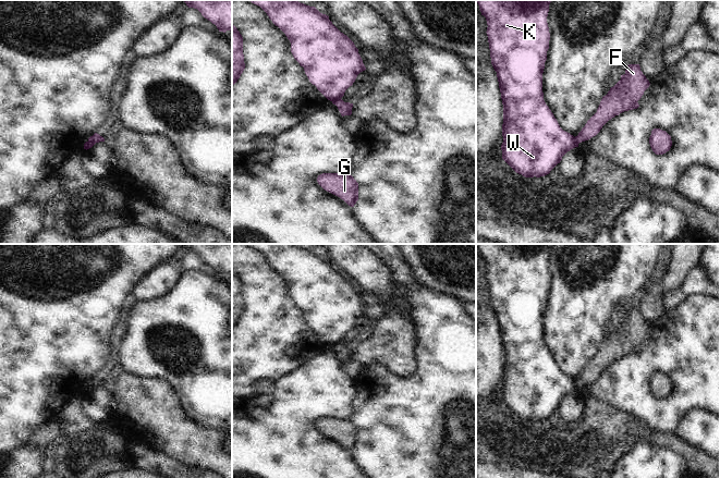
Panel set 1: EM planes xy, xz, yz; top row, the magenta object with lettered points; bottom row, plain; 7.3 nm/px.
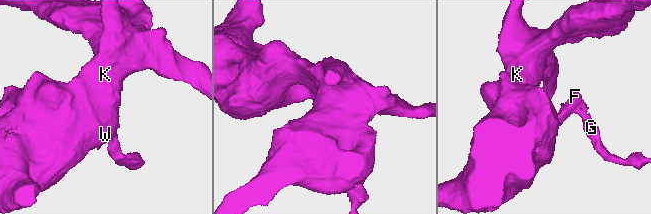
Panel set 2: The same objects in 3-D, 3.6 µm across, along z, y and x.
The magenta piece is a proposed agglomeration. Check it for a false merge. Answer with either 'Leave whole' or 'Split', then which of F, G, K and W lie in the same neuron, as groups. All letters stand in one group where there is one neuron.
Split. Groups: F G / K W.

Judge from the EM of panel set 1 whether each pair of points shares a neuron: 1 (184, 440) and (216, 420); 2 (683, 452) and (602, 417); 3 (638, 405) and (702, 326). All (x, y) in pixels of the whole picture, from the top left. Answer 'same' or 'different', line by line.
1: different
2: same
3: same

